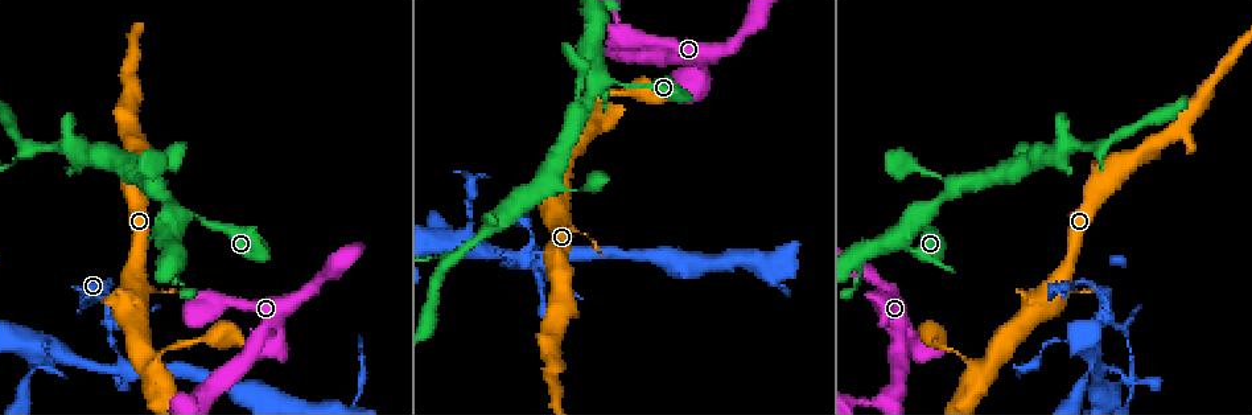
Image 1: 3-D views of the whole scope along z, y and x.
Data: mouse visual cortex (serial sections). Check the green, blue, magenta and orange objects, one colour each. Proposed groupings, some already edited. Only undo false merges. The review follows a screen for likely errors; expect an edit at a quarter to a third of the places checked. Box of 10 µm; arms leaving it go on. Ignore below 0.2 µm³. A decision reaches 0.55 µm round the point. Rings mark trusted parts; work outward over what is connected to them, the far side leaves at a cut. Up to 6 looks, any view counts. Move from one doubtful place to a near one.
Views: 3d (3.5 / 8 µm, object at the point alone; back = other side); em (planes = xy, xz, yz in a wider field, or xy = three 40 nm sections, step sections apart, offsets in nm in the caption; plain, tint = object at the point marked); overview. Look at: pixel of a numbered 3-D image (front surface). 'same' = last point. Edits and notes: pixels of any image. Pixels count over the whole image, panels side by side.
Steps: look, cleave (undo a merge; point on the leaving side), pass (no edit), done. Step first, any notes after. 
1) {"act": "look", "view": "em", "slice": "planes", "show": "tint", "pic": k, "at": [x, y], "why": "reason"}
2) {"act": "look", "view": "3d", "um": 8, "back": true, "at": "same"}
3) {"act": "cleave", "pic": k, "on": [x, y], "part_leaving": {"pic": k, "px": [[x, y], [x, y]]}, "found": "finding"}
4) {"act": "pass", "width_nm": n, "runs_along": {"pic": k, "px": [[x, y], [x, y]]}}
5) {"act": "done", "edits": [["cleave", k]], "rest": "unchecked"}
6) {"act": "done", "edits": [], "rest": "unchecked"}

{"act": "look", "view": "3d", "um": 3.5, "pic": 1, "at": [529, 255], "why": "abrupt turn"}

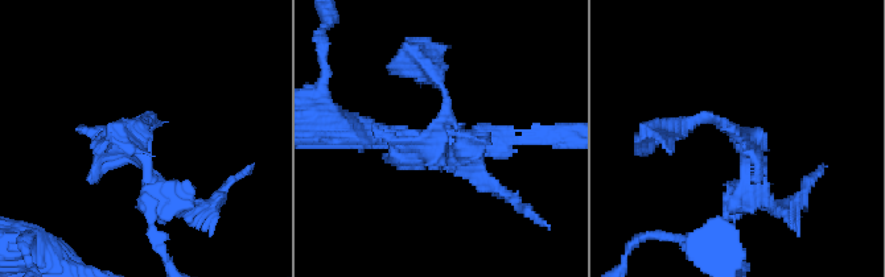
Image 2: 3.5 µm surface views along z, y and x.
{"act": "look", "view": "em", "slice": "xy", "step": 3, "show": "tint", "pic": 2, "at": [441, 137], "why": "now the EM"}

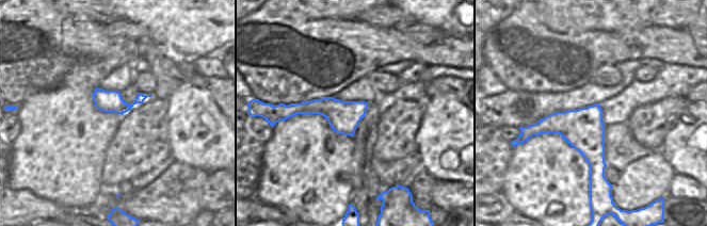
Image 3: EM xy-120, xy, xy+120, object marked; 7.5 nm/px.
{"act": "pass", "found": "one cell here"}

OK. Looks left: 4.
{"act": "look", "view": "3d", "um": 8, "pic": 1, "at": [28, 150], "why": "a fork"}

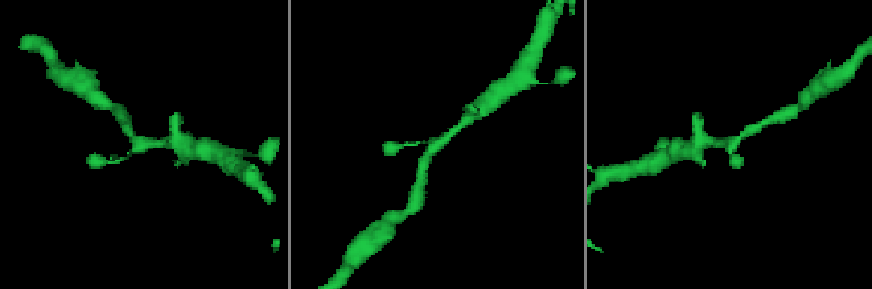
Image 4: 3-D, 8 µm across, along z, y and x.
{"act": "look", "view": "em", "slice": "xy", "step": 1, "show": "tint", "at": "same"}

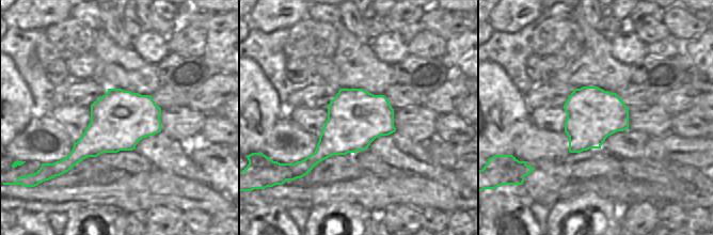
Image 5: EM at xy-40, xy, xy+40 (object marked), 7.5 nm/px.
{"act": "pass", "runs_along": {"pic": 4, "px": [[471, 118], [434, 148], [423, 172]]}, "found": "one cell here"}

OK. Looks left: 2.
{"act": "look", "view": "3d", "um": 3.5, "pic": 1, "at": [121, 364], "why": "small branch off a trunk"}

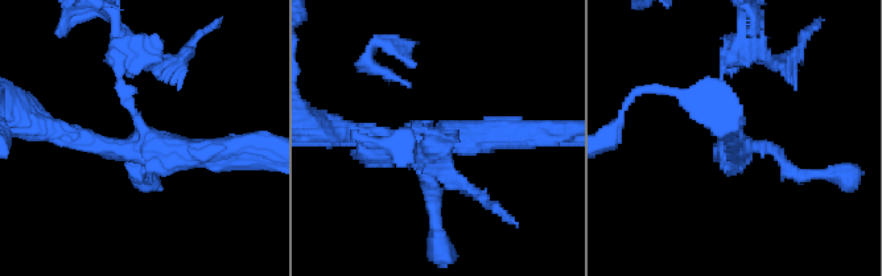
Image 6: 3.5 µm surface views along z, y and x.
{"act": "look", "view": "em", "slice": "planes", "show": "tint", "pic": 6, "at": [150, 137], "why": "shape alone is not enough"}

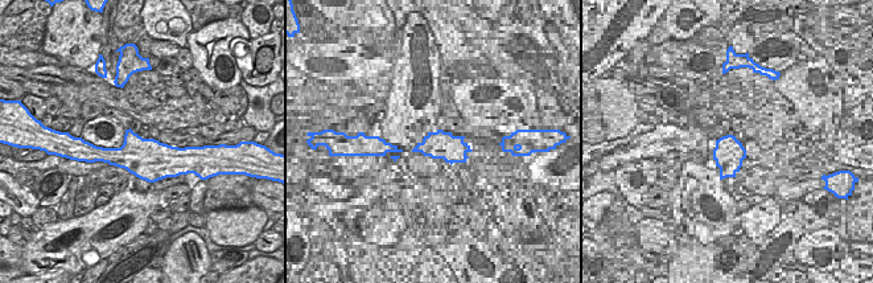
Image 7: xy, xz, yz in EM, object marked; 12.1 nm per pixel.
{"act": "pass", "runs_along": {"pic": 6, "px": [[111, 60], [160, 148], [233, 148]]}, "found": "one cell here"}

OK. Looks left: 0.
{"act": "done", "edits": [], "rest": "unchecked"}

